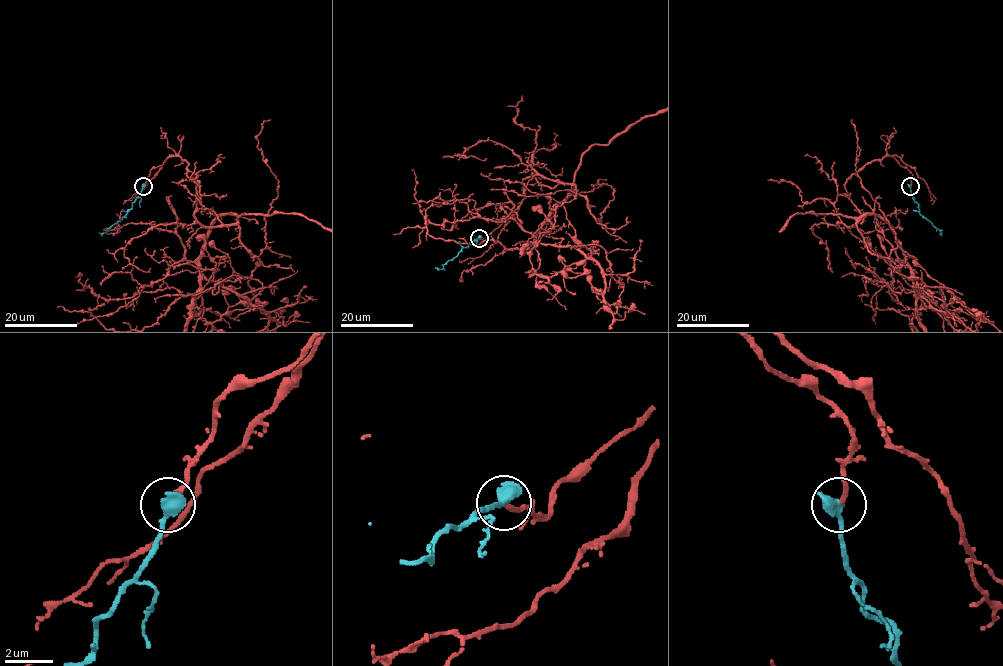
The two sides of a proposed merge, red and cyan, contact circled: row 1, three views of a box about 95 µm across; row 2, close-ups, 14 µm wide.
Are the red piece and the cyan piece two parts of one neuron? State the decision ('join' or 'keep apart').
join

